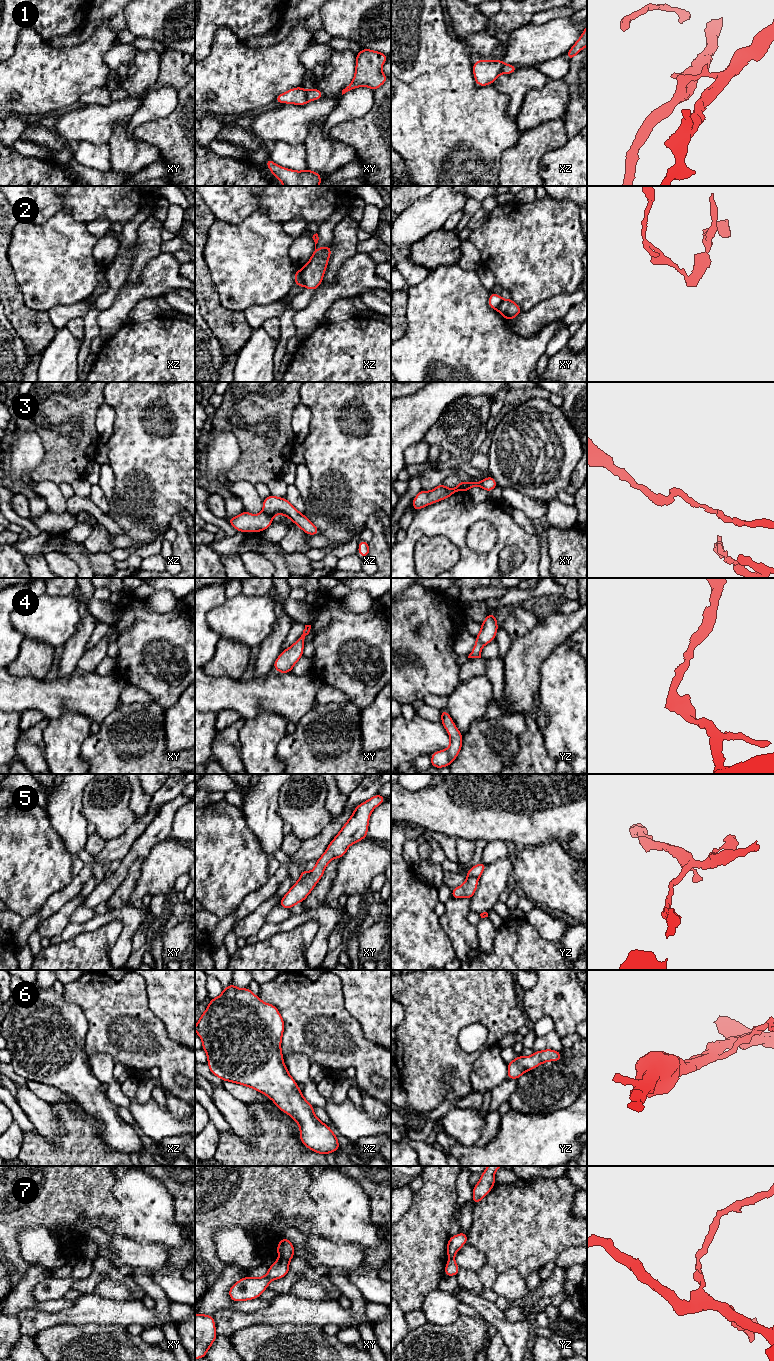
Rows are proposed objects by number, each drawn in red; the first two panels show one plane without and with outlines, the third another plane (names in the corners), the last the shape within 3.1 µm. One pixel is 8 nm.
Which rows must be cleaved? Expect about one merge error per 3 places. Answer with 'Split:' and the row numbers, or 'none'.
Split: 1, 2, 3, 5, 7

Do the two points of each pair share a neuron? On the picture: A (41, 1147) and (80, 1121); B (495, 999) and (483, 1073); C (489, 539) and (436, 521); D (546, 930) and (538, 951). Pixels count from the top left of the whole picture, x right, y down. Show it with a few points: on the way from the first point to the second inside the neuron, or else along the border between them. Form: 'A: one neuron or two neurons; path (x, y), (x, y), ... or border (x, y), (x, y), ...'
A: one neuron; path (53, 1149), (60, 1149), (76, 1133)
B: two neurons; border (497, 1043), (490, 1046), (472, 1067)
C: two neurons; border (488, 521), (468, 529), (476, 553)
D: two neurons; border (526, 921), (548, 941)

